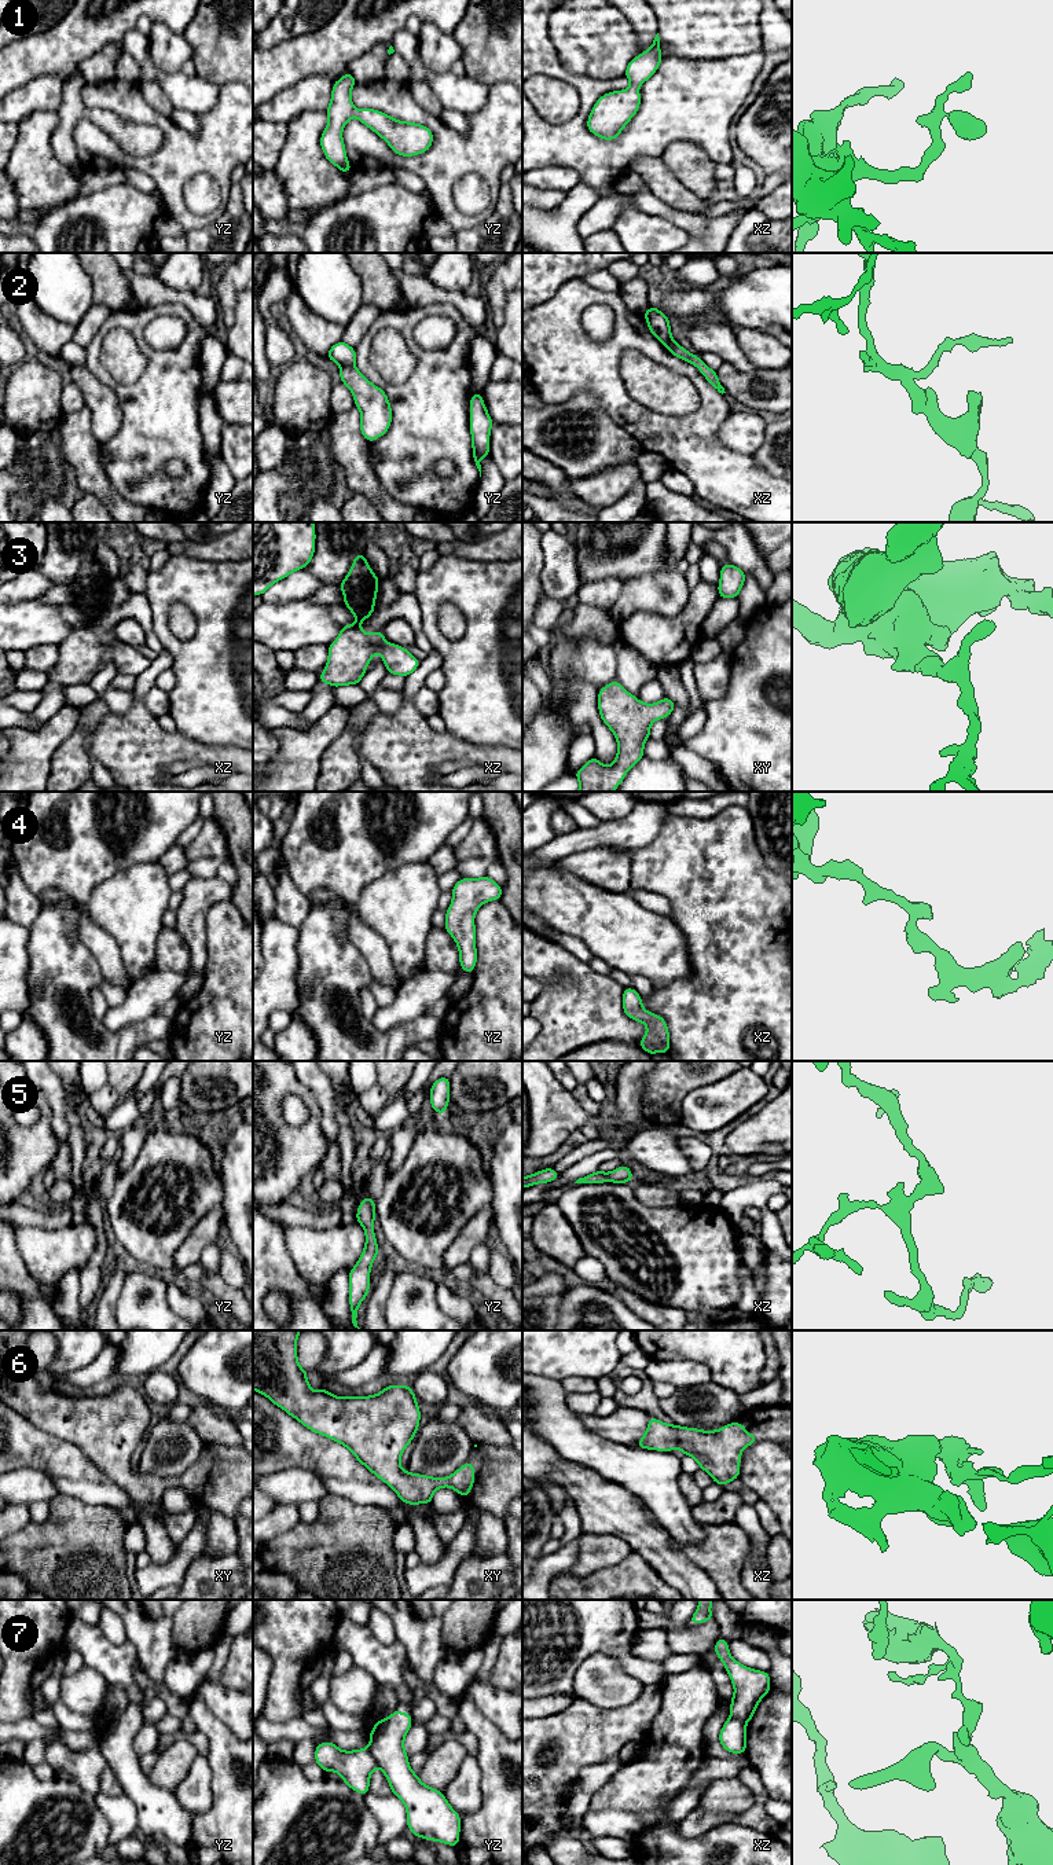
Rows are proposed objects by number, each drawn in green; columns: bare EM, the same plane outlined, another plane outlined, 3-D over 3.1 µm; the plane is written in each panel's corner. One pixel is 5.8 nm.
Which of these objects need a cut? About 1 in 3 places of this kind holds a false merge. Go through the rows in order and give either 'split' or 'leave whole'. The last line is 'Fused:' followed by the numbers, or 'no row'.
1: leave whole
2: split
3: leave whole
4: leave whole
5: leave whole
6: leave whole
7: split
Fused: 2, 7

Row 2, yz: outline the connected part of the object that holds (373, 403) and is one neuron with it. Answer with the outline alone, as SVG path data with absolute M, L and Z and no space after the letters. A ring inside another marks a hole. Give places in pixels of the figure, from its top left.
M355 364L342 366L340 377L341 382L349 388L355 405L360 411L362 434L373 443L384 436L392 423L392 407L388 396L381 388L373 385Z

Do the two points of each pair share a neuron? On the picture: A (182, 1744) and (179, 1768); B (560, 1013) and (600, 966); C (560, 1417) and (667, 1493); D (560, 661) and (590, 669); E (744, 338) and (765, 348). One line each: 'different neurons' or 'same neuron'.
A: same neuron
B: different neurons
C: same neuron
D: same neuron
E: same neuron

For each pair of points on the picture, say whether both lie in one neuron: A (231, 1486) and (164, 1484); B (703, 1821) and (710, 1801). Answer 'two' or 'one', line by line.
A: one
B: two

